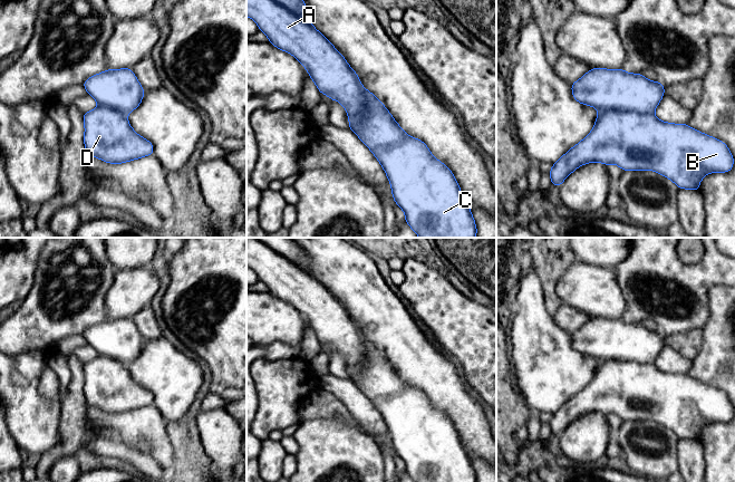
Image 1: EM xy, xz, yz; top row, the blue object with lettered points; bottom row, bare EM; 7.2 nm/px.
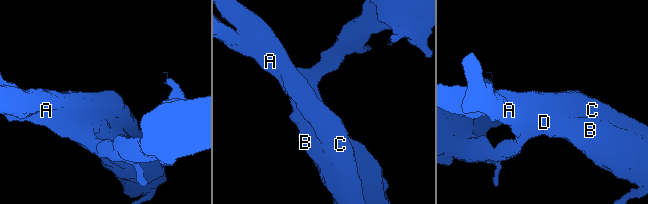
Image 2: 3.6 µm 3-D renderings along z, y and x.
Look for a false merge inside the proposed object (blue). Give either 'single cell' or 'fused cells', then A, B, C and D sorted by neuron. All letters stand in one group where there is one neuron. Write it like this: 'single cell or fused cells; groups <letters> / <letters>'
fused cells; groups A B D / C

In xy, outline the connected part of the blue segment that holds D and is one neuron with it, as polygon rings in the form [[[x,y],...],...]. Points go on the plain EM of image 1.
[[[98,355],[83,363],[84,394],[88,405],[109,414],[122,414],[154,404],[153,394],[138,385],[127,366]]]

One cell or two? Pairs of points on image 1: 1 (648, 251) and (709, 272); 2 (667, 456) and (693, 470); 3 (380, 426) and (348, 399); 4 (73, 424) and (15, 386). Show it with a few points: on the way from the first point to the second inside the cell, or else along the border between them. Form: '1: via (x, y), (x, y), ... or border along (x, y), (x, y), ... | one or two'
1: via (664, 261), (675, 272), (694, 272) | one
2: border along (679, 439), (677, 470) | two
3: via (373, 421), (356, 404) | one
4: border along (60, 401), (59, 442) | two

